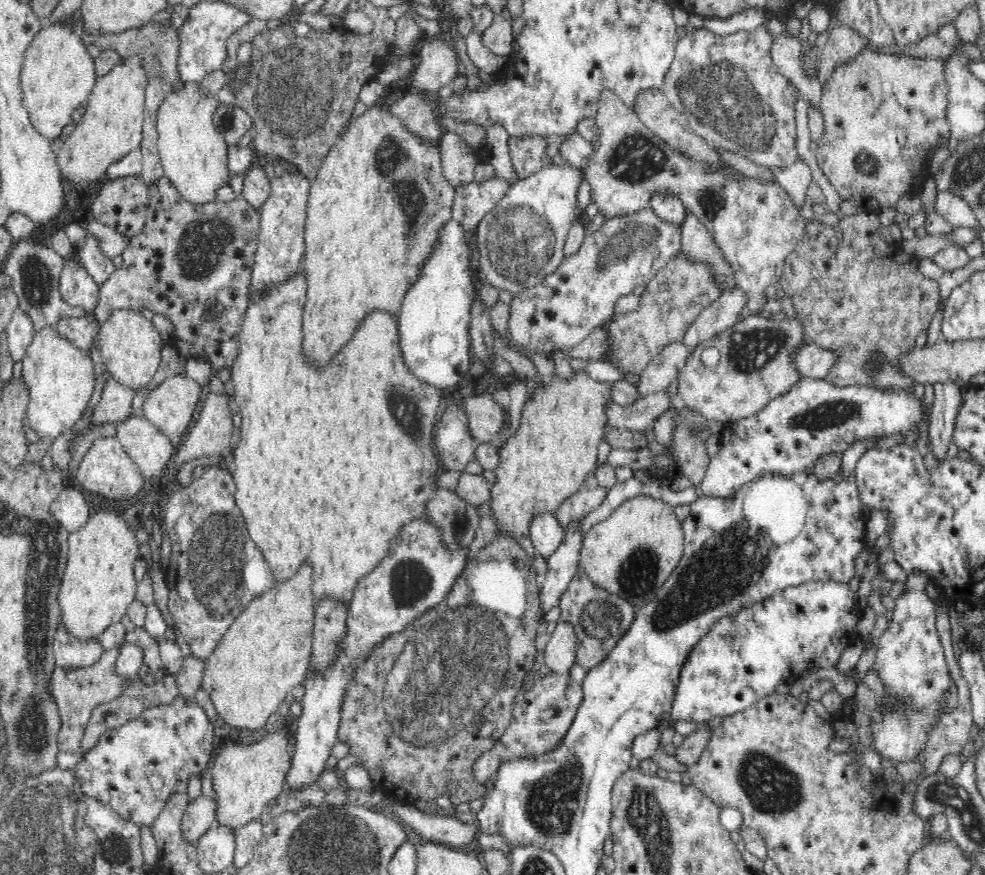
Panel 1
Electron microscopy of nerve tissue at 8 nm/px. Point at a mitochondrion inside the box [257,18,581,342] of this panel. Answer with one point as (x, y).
(523, 239)

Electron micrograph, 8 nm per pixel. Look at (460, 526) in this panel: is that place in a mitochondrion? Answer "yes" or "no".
yes

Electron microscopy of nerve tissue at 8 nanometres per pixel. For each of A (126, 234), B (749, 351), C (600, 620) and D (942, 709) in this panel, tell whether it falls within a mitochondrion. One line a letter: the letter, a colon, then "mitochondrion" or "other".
A: other
B: mitochondrion
C: mitochondrion
D: other

